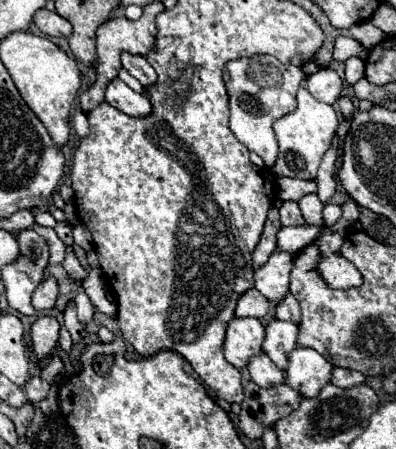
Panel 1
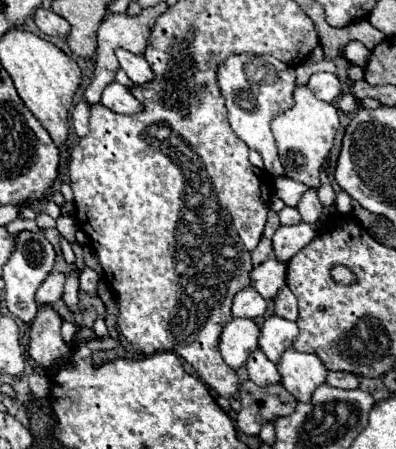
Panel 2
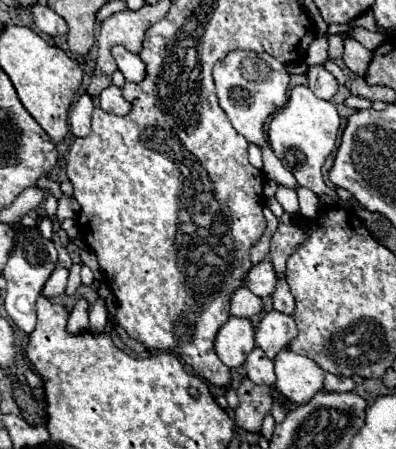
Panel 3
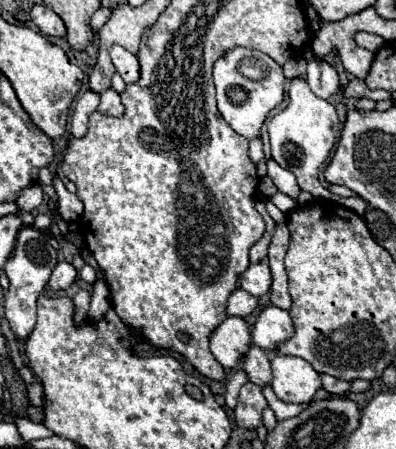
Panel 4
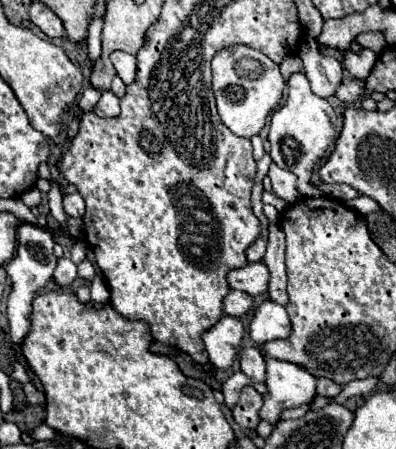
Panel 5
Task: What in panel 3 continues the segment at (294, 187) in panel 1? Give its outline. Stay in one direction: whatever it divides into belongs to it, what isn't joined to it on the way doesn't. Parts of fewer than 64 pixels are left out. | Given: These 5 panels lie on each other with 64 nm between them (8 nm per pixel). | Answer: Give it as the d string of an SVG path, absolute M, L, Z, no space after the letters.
M278 186L276 200L278 200L280 206L284 208L284 212L288 212L288 214L296 214L296 212L298 212L298 198L296 198L296 190L288 190L288 188L284 188L284 186Z

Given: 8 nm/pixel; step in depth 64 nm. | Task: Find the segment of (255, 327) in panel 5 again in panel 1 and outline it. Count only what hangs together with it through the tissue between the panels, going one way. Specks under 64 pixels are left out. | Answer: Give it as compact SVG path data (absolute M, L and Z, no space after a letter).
M270 320L266 324L266 338L262 342L262 350L270 356L270 360L284 370L286 368L286 354L296 348L296 338L298 338L298 324L294 322L284 322L284 320Z

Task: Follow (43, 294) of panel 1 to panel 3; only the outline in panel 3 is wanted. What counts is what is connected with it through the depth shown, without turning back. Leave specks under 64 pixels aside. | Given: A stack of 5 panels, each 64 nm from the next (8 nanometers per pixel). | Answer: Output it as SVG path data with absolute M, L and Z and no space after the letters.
M60 266L60 268L56 268L56 270L50 274L48 282L44 284L42 294L44 294L44 296L48 296L48 298L62 294L62 292L66 290L66 284L68 284L68 274L70 274L70 270L68 270L68 268L62 268L62 266Z

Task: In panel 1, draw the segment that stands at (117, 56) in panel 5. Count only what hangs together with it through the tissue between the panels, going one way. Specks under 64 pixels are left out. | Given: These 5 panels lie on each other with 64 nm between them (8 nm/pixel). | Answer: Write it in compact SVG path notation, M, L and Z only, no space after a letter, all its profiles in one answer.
M122 52L122 68L126 68L144 88L152 86L156 82L156 72L154 68L148 64L148 60L144 56L136 56L130 52Z

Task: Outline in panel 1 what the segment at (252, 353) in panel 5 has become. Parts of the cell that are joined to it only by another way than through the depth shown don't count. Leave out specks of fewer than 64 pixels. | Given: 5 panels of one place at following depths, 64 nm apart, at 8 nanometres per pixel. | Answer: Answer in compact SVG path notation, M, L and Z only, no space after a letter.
M264 352L250 358L248 372L252 376L252 382L256 382L262 388L276 386L276 384L284 382L284 372Z

